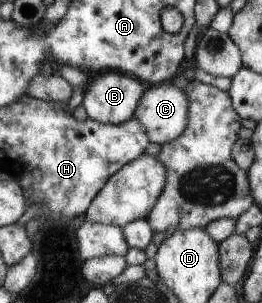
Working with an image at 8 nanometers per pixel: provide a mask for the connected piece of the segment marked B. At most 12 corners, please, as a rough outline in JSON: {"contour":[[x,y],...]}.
{"contour":[[100,72],[82,104],[92,120],[122,124],[145,88],[134,76]]}

